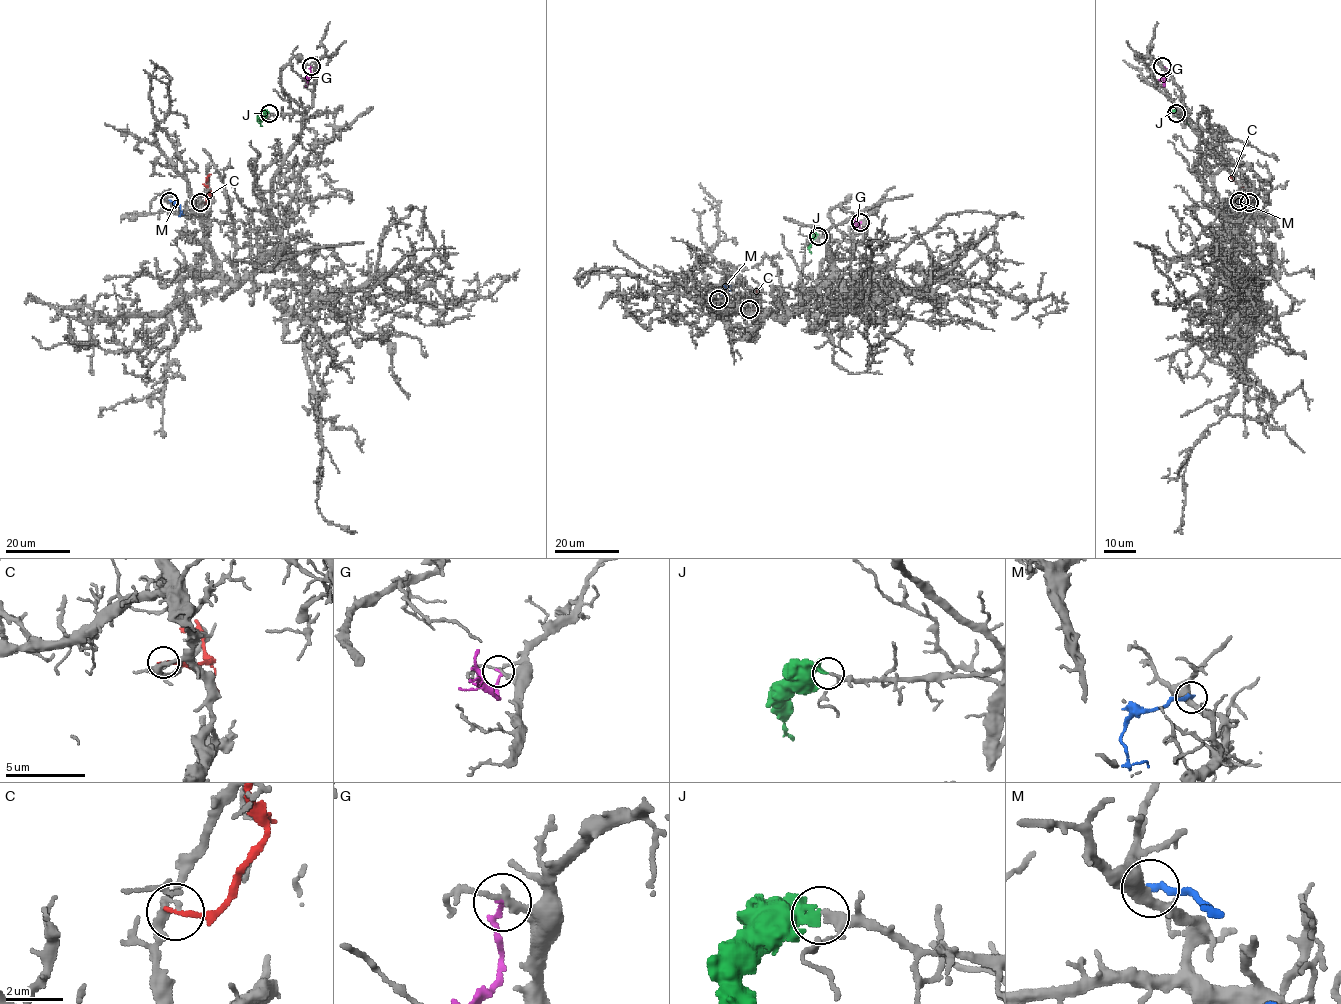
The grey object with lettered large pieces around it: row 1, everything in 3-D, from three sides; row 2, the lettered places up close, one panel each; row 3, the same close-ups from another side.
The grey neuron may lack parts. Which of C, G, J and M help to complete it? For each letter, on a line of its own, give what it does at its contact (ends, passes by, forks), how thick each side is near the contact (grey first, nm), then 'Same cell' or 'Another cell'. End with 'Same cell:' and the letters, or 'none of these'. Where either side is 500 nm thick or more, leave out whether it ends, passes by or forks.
C: It ends there. Thickness 150 nm (grey) against 200 nm. Another cell
G: It ends there. Thickness 200 nm (grey) against 140 nm. Another cell
J: It ends there. Thickness 180 nm (grey) against 340 nm. Same cell
M: It ends there. Thickness 440 nm (grey) against 240 nm. Another cell
Same cell: J

